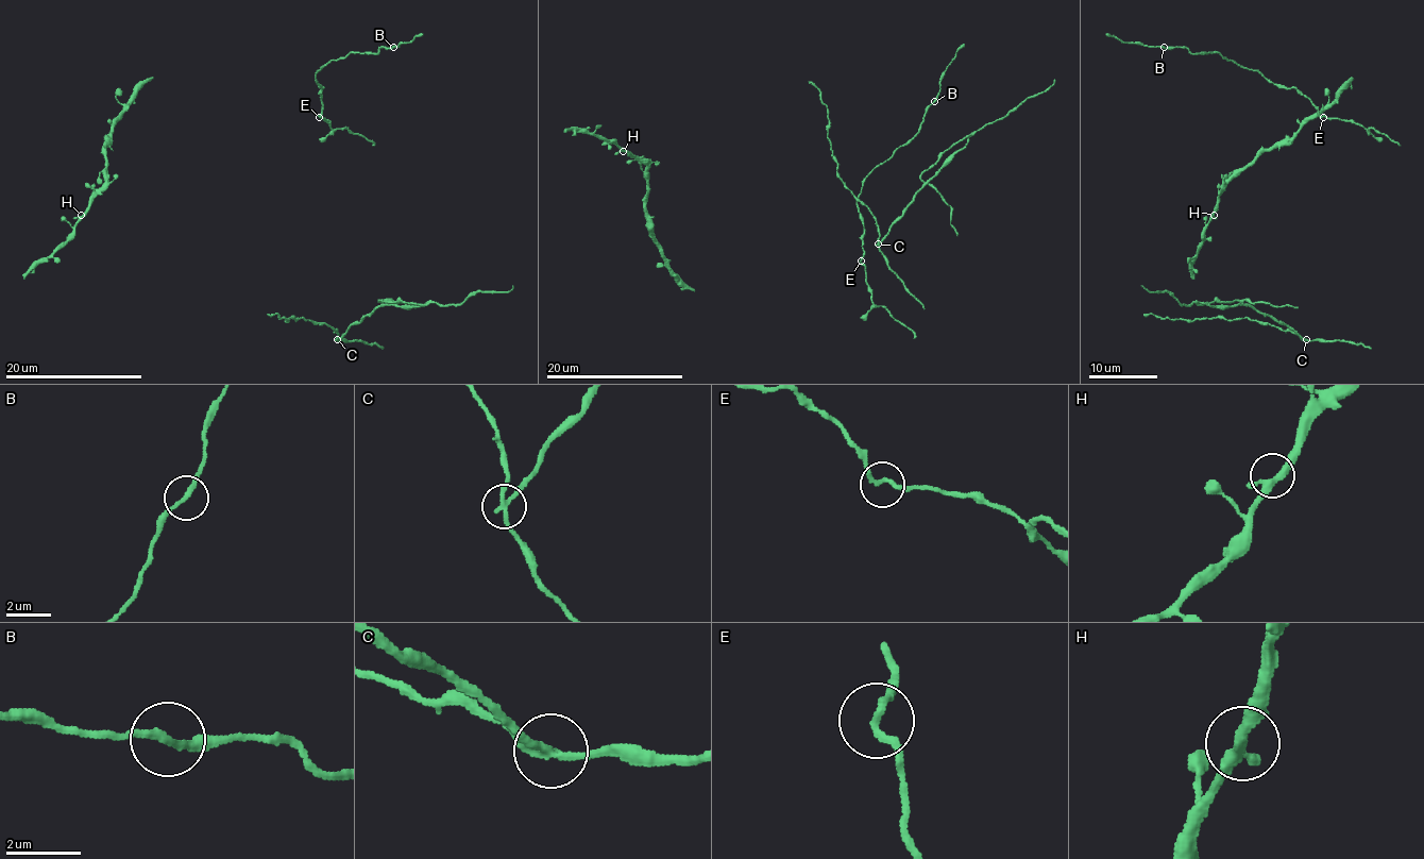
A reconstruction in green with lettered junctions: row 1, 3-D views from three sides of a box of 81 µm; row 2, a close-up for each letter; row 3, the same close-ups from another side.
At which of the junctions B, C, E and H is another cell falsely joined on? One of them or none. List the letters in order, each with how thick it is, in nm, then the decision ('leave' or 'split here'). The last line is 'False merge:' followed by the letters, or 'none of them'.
B: calibre 200 nm; leave
C: calibre 190 nm; split here
E: calibre 190 nm; leave
H: calibre 280 nm; leave
False merge: C

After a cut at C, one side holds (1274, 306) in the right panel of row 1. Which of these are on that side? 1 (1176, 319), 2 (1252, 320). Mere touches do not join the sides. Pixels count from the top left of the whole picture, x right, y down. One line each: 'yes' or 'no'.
1: no
2: no

